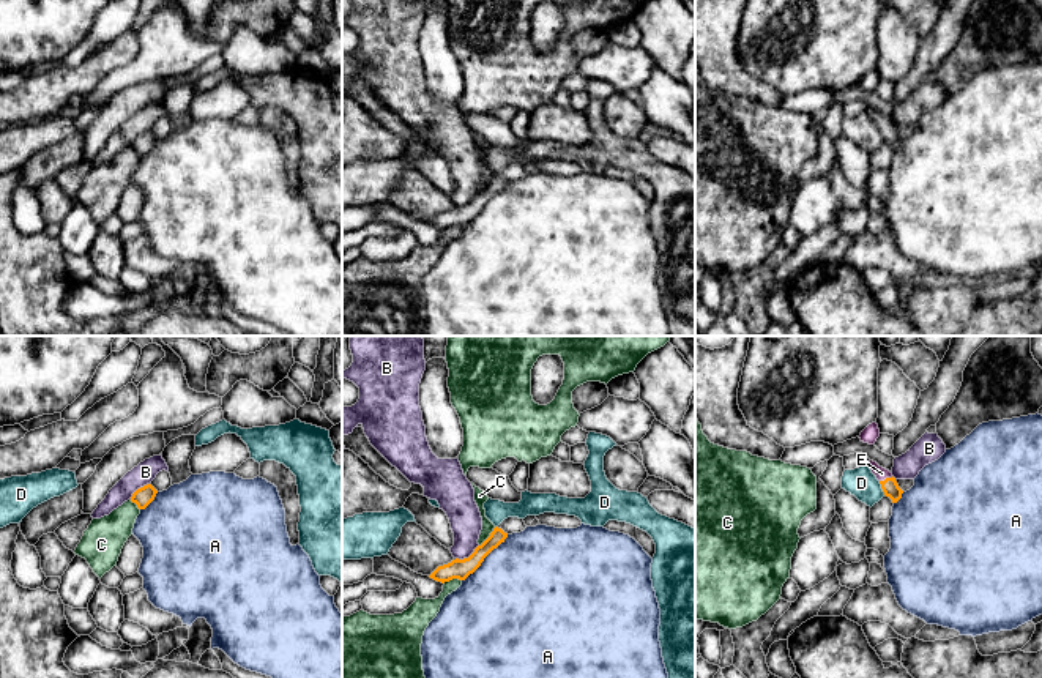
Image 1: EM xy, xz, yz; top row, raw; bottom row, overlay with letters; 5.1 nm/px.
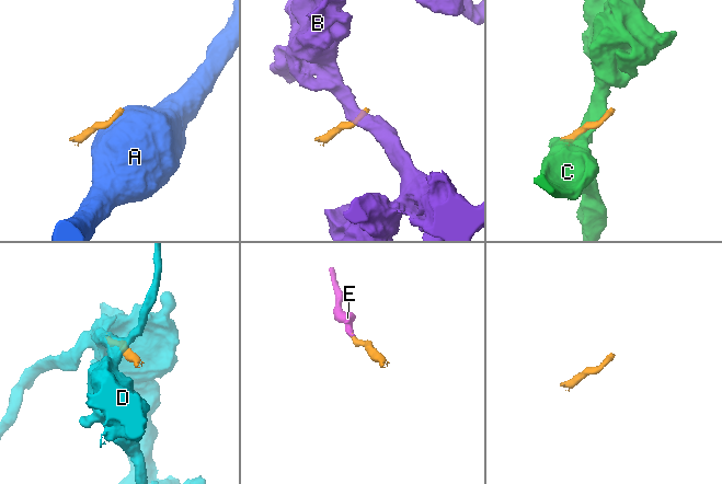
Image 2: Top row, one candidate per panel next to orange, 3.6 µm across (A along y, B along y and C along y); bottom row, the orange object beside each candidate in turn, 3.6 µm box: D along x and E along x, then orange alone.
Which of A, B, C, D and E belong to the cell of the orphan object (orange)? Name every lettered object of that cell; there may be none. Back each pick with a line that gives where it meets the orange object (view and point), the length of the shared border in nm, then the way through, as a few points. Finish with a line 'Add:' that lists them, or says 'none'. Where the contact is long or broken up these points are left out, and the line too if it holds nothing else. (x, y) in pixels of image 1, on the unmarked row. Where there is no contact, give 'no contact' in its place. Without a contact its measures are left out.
E: meets orange in yz at (886, 125); contact 80 nm long; runs through yz (889, 133), (886, 125), (881, 120)
Add: E

